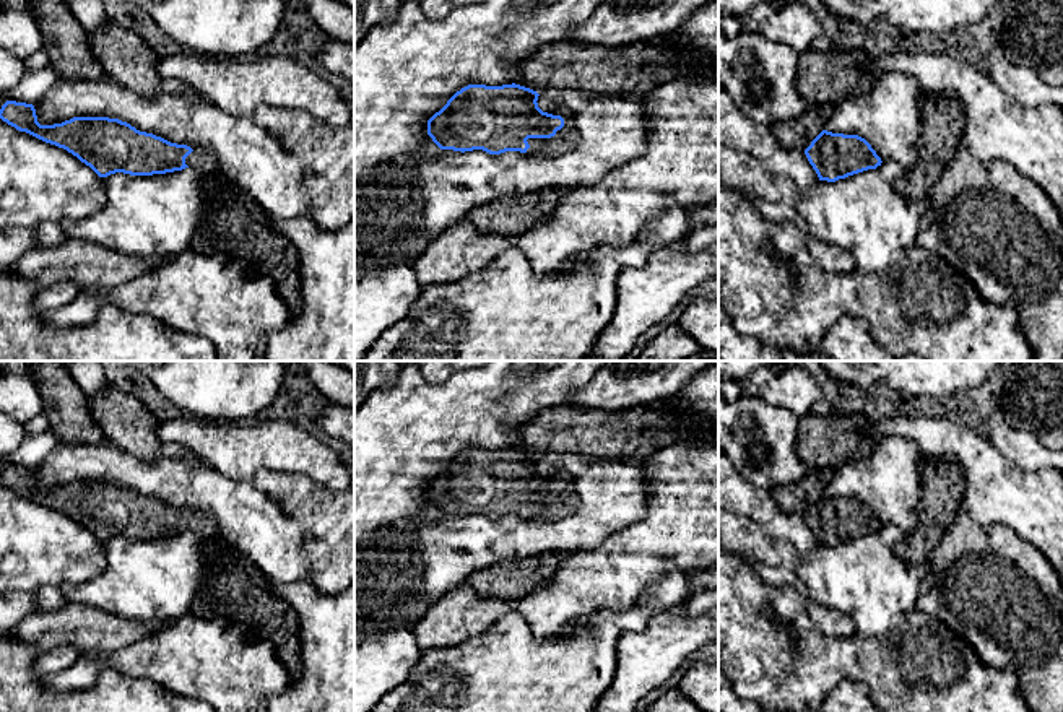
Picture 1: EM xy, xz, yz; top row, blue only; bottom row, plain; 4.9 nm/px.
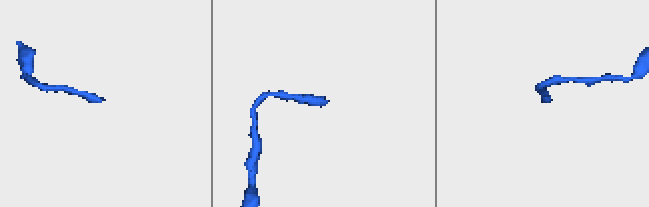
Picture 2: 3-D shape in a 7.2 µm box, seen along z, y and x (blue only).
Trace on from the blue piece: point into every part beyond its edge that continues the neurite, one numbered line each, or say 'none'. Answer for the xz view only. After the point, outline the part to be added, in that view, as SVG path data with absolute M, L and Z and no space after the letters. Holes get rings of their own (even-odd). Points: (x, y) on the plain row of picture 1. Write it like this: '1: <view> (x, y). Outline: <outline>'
1: xz (559, 507). Outline: M569 493L551 502L528 502L527 506L530 509L527 519L556 520L572 514L579 506L579 499Z

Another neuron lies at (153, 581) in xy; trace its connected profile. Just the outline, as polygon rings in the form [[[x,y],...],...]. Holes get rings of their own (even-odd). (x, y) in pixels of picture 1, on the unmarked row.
[[[193,532],[102,541],[106,562],[91,580],[65,587],[70,605],[86,605],[133,624],[164,626],[189,614],[205,579],[221,567],[221,546]]]

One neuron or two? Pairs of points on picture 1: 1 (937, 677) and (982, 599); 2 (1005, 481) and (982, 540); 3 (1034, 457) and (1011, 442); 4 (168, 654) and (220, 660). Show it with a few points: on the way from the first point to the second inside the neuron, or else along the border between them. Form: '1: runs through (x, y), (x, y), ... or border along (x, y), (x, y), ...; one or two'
1: border along (928, 615), (953, 629), (985, 665); two
2: border along (963, 504), (979, 524), (1008, 525), (1024, 537); two
3: runs through (1029, 454), (1016, 446); one
4: runs through (181, 659), (207, 659); one

